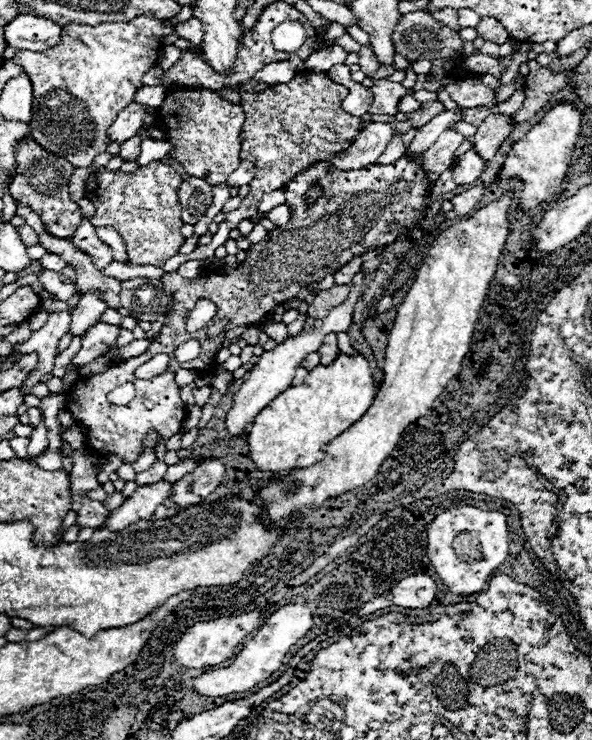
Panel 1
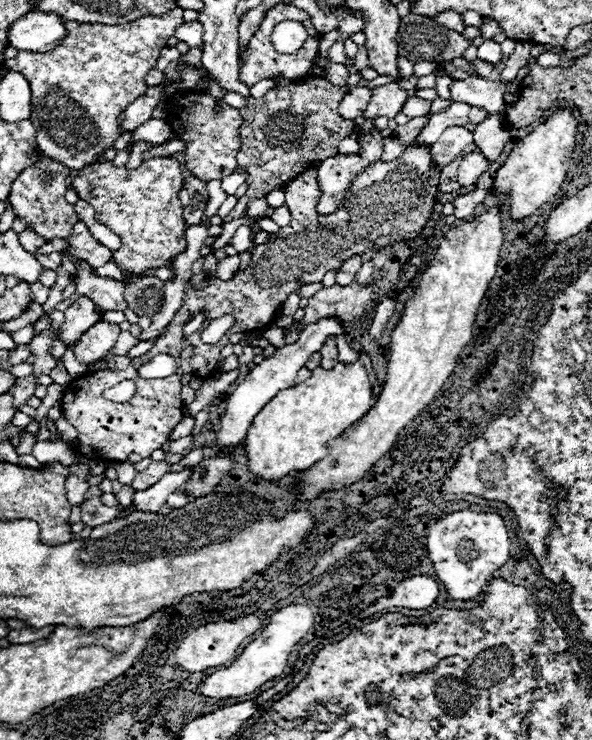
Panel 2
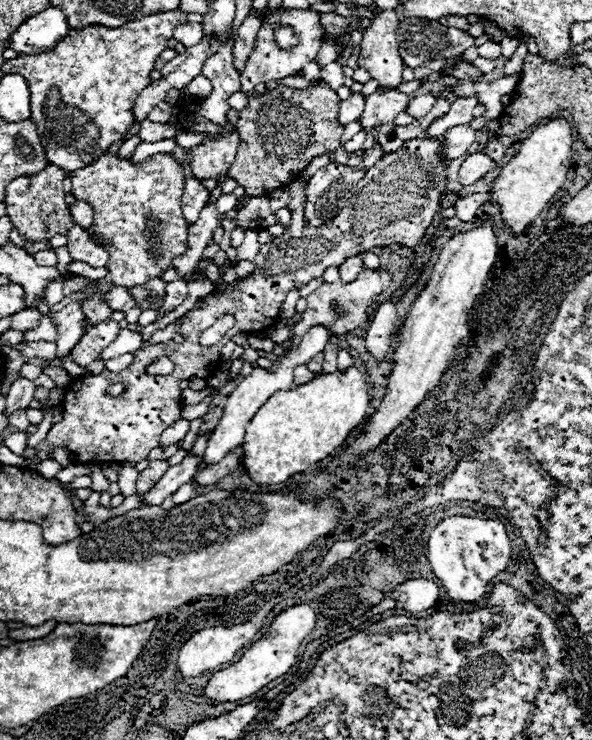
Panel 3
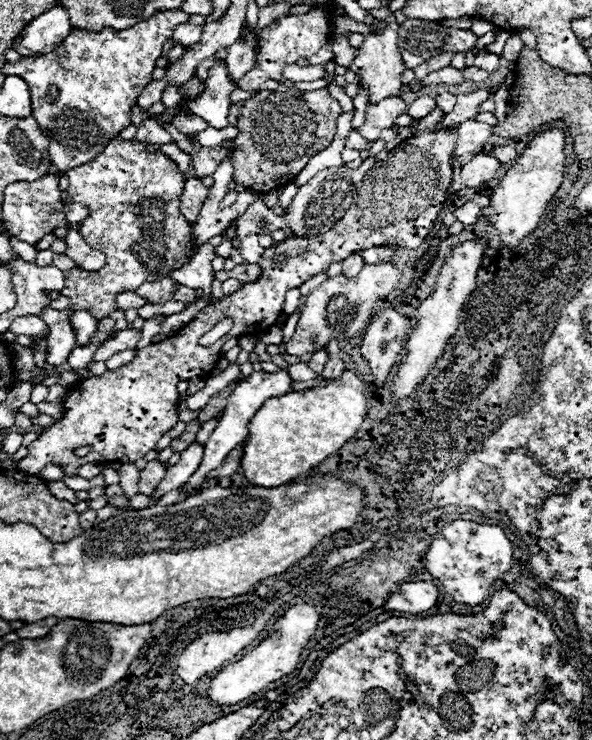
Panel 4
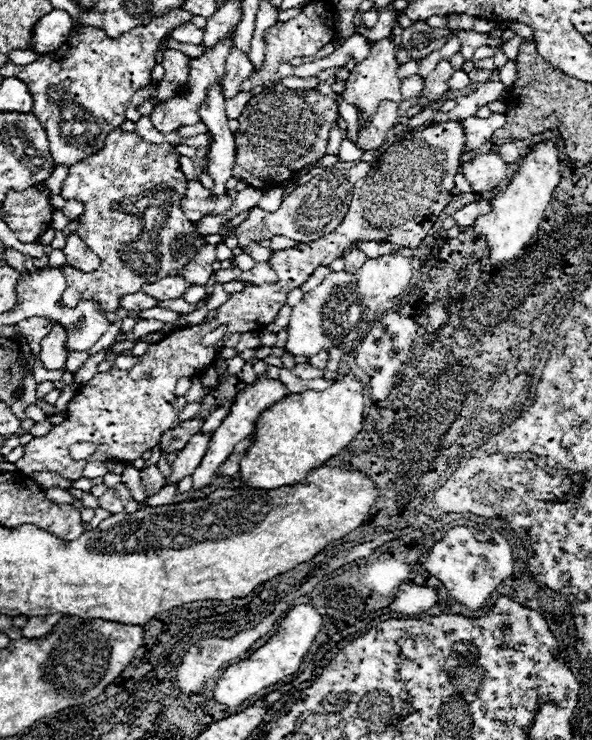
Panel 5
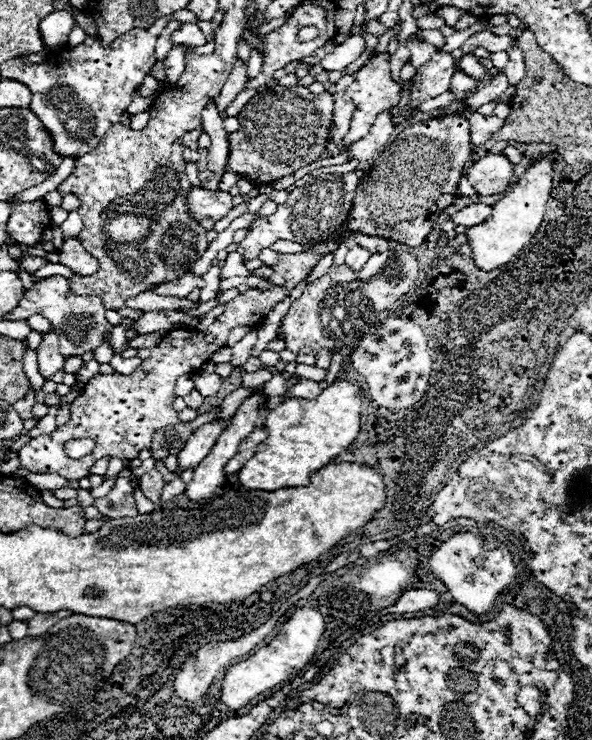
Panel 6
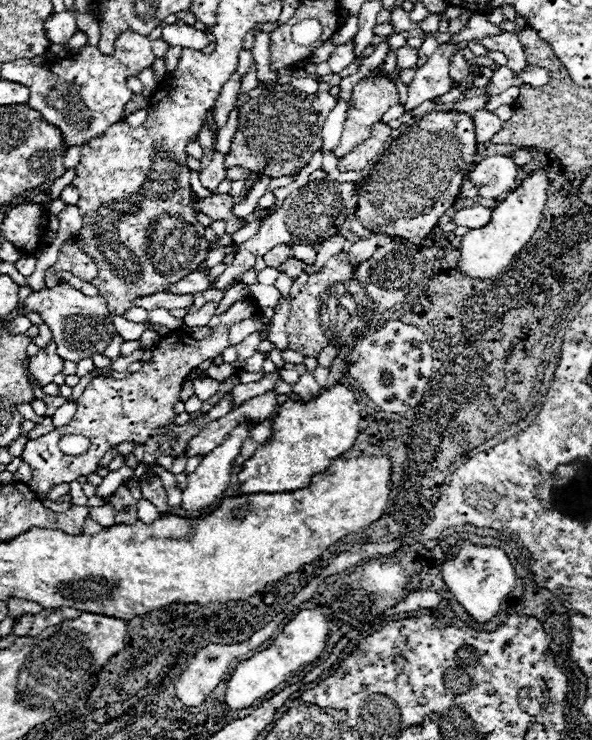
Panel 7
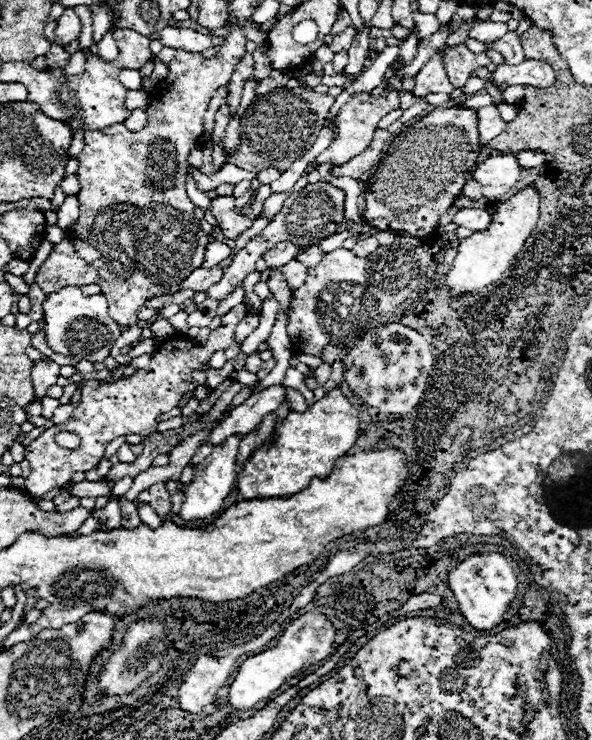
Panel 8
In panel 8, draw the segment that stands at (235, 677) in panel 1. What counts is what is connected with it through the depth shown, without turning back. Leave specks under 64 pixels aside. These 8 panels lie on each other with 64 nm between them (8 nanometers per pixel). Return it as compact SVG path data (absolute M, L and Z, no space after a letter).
M306 612L300 618L292 620L290 626L282 632L276 646L248 658L240 664L236 678L230 684L230 694L228 694L230 706L234 706L236 710L254 708L260 700L266 700L274 690L278 690L282 684L286 684L290 678L294 678L300 670L328 658L332 654L332 644L334 644L334 626L324 614Z

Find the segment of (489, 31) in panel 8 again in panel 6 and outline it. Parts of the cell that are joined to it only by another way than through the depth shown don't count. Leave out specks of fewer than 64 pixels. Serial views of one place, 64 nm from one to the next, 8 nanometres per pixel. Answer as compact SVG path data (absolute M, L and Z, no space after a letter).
M476 18L476 24L466 28L466 30L454 30L450 26L442 28L442 36L444 36L444 46L440 48L442 52L454 52L456 48L462 48L462 44L468 40L468 36L476 34L476 32L482 32L484 30L484 20L478 20Z

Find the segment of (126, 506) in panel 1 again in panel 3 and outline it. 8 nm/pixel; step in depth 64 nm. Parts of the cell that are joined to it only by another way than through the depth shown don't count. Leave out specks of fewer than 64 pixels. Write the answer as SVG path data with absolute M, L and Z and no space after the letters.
M188 454L178 466L170 466L170 470L166 470L162 480L156 486L152 486L152 490L148 490L146 494L140 494L142 504L160 506L166 496L174 494L182 484L186 484L194 478L198 464L200 464L200 460L196 456Z

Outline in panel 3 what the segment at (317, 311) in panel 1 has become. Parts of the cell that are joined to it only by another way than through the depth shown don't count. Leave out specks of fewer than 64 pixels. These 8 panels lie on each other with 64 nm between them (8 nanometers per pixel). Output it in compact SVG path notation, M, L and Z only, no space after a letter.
M364 270L354 282L350 284L344 284L344 282L334 282L334 284L322 284L316 292L312 292L306 300L308 300L308 308L304 310L302 314L302 322L296 326L294 330L294 340L292 340L292 346L298 346L298 342L302 340L302 336L306 334L306 330L310 326L318 326L318 324L324 324L332 330L334 336L340 336L340 334L348 334L352 332L354 328L360 328L366 324L366 314L368 314L368 308L372 304L372 298L376 294L380 294L382 290L386 290L392 282L392 276L388 272L370 272L370 270Z

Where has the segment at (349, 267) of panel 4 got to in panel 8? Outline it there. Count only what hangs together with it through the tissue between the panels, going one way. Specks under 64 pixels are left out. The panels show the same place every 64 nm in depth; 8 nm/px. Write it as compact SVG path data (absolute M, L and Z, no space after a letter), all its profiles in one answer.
M364 236L364 238L360 238L360 240L356 242L356 246L354 246L352 250L354 250L360 258L364 258L364 256L372 254L378 246L380 246L380 244L378 244L378 238L376 238L376 236Z

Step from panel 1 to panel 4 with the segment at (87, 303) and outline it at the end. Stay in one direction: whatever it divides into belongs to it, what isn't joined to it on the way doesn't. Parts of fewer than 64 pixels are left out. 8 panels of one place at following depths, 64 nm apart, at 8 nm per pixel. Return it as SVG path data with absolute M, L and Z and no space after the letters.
M46 308L42 310L42 320L50 326L50 336L46 338L48 346L50 346L50 354L48 354L48 364L52 366L62 366L68 356L70 350L76 346L76 332L70 324L70 314L74 310L66 308L66 310L52 310Z

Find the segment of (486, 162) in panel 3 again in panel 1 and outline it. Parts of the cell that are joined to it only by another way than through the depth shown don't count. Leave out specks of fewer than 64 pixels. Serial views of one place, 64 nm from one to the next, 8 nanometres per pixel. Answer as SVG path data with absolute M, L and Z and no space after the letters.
M468 150L460 158L456 158L450 168L454 172L452 178L456 184L472 184L484 172L486 162L474 150Z

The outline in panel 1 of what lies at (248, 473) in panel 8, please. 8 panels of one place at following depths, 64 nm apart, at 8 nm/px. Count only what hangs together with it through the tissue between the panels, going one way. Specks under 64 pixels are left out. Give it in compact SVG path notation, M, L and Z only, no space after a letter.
M358 352L356 356L338 354L334 364L330 366L316 366L308 372L304 384L290 386L280 396L276 396L266 408L258 412L258 416L252 422L252 428L248 432L248 446L250 456L256 462L258 470L270 470L270 472L286 472L292 468L304 468L312 466L318 460L322 460L322 444L330 444L338 434L346 432L366 410L372 406L372 400L376 396L376 384L370 374L368 360Z

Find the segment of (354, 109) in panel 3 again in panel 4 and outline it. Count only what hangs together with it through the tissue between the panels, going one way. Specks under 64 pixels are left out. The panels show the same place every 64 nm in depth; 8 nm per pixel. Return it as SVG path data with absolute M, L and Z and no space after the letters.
M352 110L352 112L346 112L346 114L340 114L338 116L338 130L336 130L336 136L334 136L331 145L326 150L310 158L305 168L294 178L294 183L298 187L305 184L325 168L343 165L341 151L345 147L348 134L350 134L350 122L352 122L354 114L356 112Z

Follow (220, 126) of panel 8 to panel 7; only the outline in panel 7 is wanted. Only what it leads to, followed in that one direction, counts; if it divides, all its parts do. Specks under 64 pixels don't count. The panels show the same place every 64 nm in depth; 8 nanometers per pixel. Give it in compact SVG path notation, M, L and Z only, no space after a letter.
M234 72L230 82L226 82L226 86L222 86L222 94L218 96L216 106L214 106L214 116L216 116L218 128L224 126L224 122L228 120L228 114L240 94L240 88L242 88L242 76L238 72Z

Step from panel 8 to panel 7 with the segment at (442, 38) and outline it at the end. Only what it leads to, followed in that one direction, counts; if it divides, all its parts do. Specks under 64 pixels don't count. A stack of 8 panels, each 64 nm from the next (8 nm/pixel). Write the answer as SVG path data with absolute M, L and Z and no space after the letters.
M426 38L424 44L422 44L422 50L420 50L420 58L418 58L418 64L416 66L422 66L426 62L426 58L438 48L438 42L434 38Z

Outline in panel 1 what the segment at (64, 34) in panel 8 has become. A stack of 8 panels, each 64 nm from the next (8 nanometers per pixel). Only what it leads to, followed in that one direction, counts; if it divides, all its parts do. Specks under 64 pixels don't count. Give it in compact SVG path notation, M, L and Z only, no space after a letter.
M18 14L18 18L8 22L4 28L6 42L14 50L44 52L60 42L60 34L62 28L50 18L38 18L28 14Z

